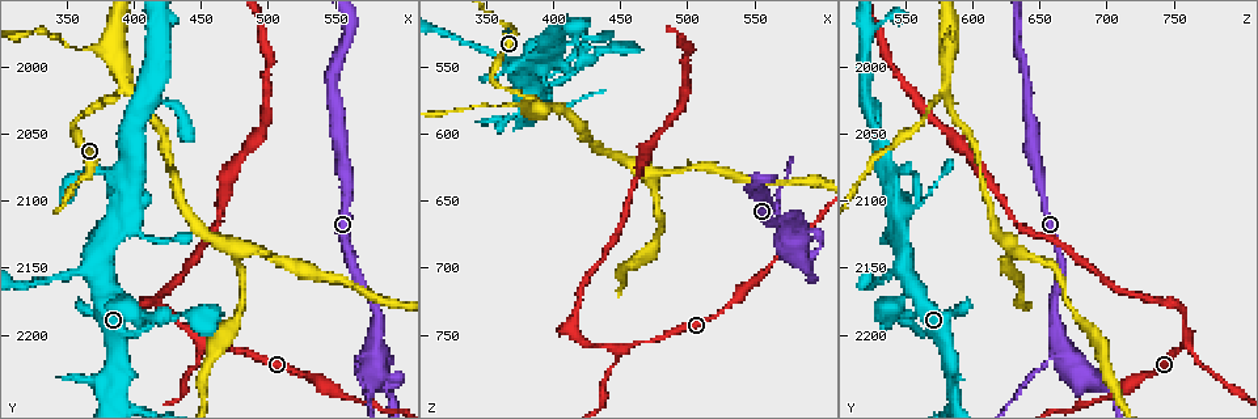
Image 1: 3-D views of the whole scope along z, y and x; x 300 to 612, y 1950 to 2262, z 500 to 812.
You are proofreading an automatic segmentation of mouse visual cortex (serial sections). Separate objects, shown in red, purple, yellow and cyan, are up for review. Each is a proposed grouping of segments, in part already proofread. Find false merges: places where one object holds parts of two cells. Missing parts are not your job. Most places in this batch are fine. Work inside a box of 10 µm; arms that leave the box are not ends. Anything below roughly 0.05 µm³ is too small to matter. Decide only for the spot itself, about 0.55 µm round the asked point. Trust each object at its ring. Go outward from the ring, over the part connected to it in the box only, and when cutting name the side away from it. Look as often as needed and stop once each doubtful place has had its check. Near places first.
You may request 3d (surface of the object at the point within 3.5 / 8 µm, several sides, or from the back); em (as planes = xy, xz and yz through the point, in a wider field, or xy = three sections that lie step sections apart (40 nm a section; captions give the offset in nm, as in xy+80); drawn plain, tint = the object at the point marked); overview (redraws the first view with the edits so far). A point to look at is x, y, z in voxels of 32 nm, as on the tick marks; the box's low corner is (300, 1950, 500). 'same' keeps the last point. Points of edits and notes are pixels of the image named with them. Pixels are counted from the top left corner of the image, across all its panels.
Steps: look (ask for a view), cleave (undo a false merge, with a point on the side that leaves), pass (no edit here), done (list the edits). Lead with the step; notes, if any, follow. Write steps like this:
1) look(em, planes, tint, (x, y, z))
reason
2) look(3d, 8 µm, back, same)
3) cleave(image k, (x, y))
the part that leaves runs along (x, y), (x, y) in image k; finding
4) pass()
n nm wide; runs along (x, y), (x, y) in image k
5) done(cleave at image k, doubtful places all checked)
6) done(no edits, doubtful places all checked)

look(em, xy, step 1, tint, (578, 2212, 668))
four arms meet

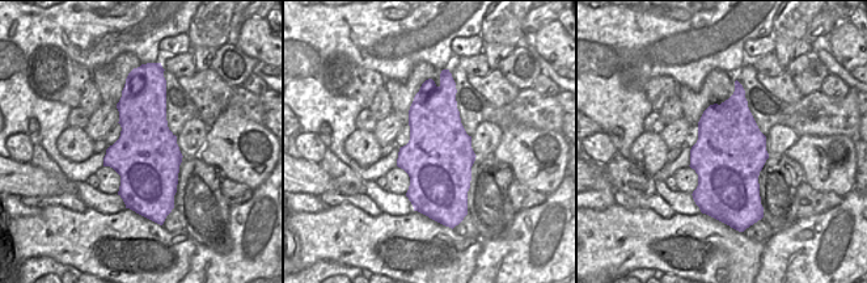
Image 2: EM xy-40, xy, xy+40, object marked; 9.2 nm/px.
look(3d, 3.5 µm, same)

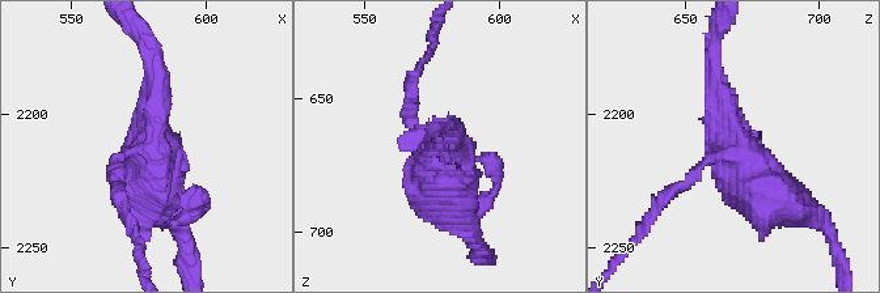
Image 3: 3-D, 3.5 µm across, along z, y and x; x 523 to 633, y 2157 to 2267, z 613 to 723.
pass()
one cell here

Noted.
look(3d, 3.5 µm, (456, 2208, 758))
three-way junction

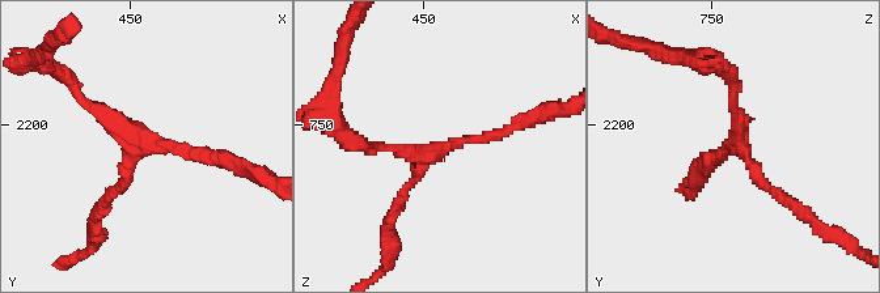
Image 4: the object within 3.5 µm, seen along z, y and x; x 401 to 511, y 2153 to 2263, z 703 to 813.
pass()
runs along (224, 156), (148, 144), (76, 92) in image 4; continuous, no second cell

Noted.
look(3d, 3.5 µm, (390, 2018, 578))
abrupt turn

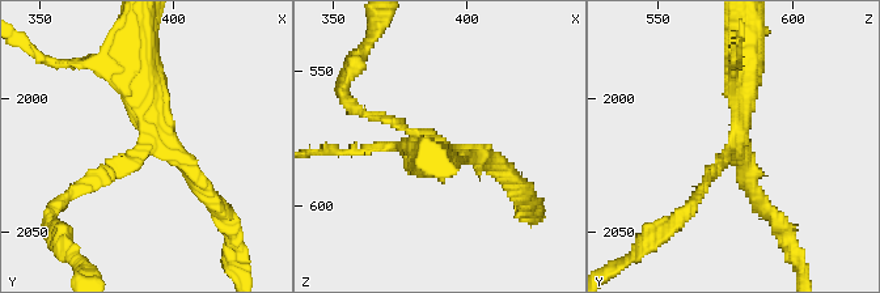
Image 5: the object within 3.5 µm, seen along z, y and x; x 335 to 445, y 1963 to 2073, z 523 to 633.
look(em, xy, step 1, tint, (391, 2018, 577))
3 arms; arms of 150, 200, 350 nm

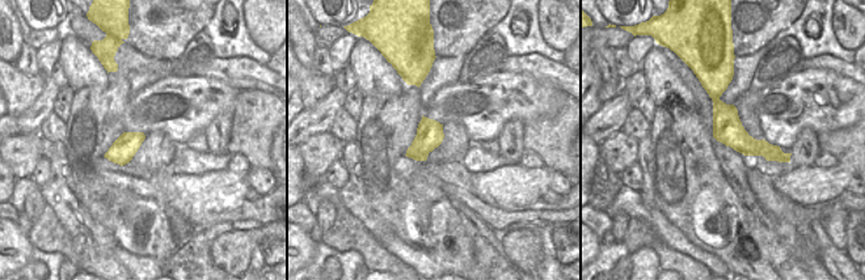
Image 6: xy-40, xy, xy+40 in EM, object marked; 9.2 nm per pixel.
pass()
runs along (720, 80), (726, 122), (780, 157) in image 6; all the same cell

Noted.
done(no edits, doubtful places all checked)

